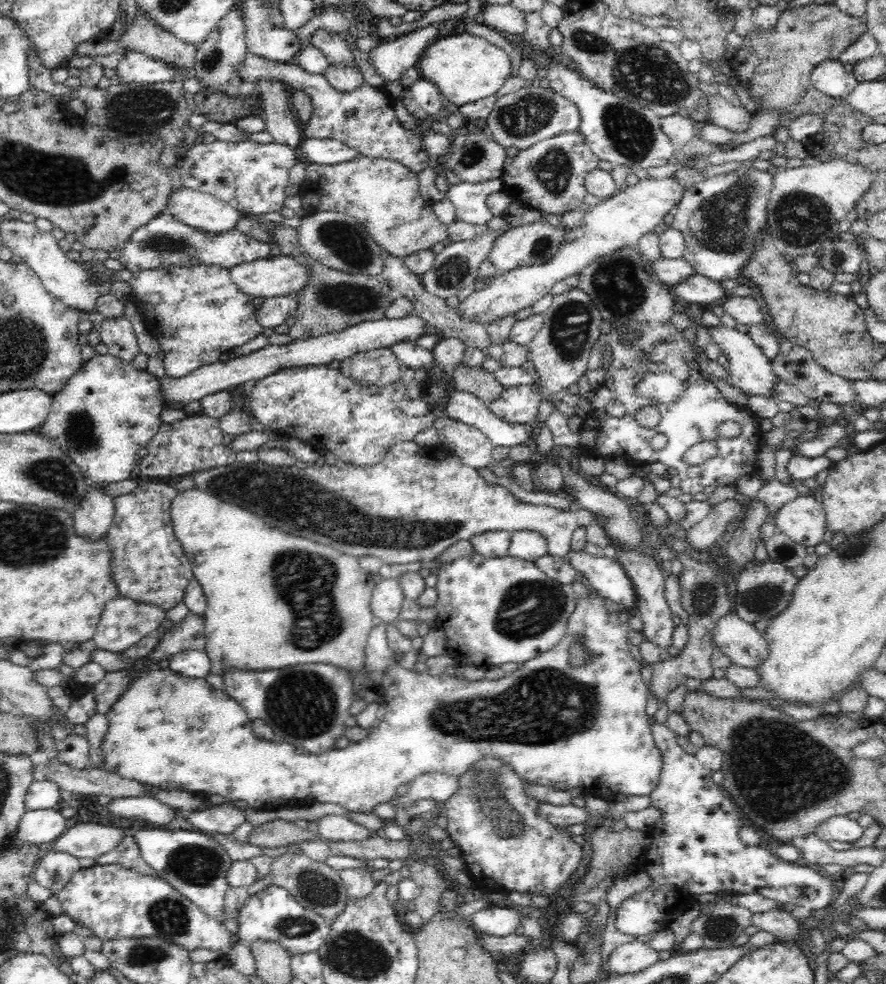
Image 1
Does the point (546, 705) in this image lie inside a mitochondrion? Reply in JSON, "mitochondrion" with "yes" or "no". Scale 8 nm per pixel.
{"mitochondrion":"yes"}

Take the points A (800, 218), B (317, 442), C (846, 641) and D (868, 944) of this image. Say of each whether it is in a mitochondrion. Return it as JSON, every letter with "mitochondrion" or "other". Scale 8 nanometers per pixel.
{"A":"mitochondrion","B":"other","C":"other","D":"other"}

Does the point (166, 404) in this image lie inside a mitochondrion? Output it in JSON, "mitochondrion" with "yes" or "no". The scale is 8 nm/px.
{"mitochondrion":"no"}

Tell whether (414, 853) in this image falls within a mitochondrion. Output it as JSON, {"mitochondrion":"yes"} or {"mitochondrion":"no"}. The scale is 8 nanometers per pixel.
{"mitochondrion":"no"}

